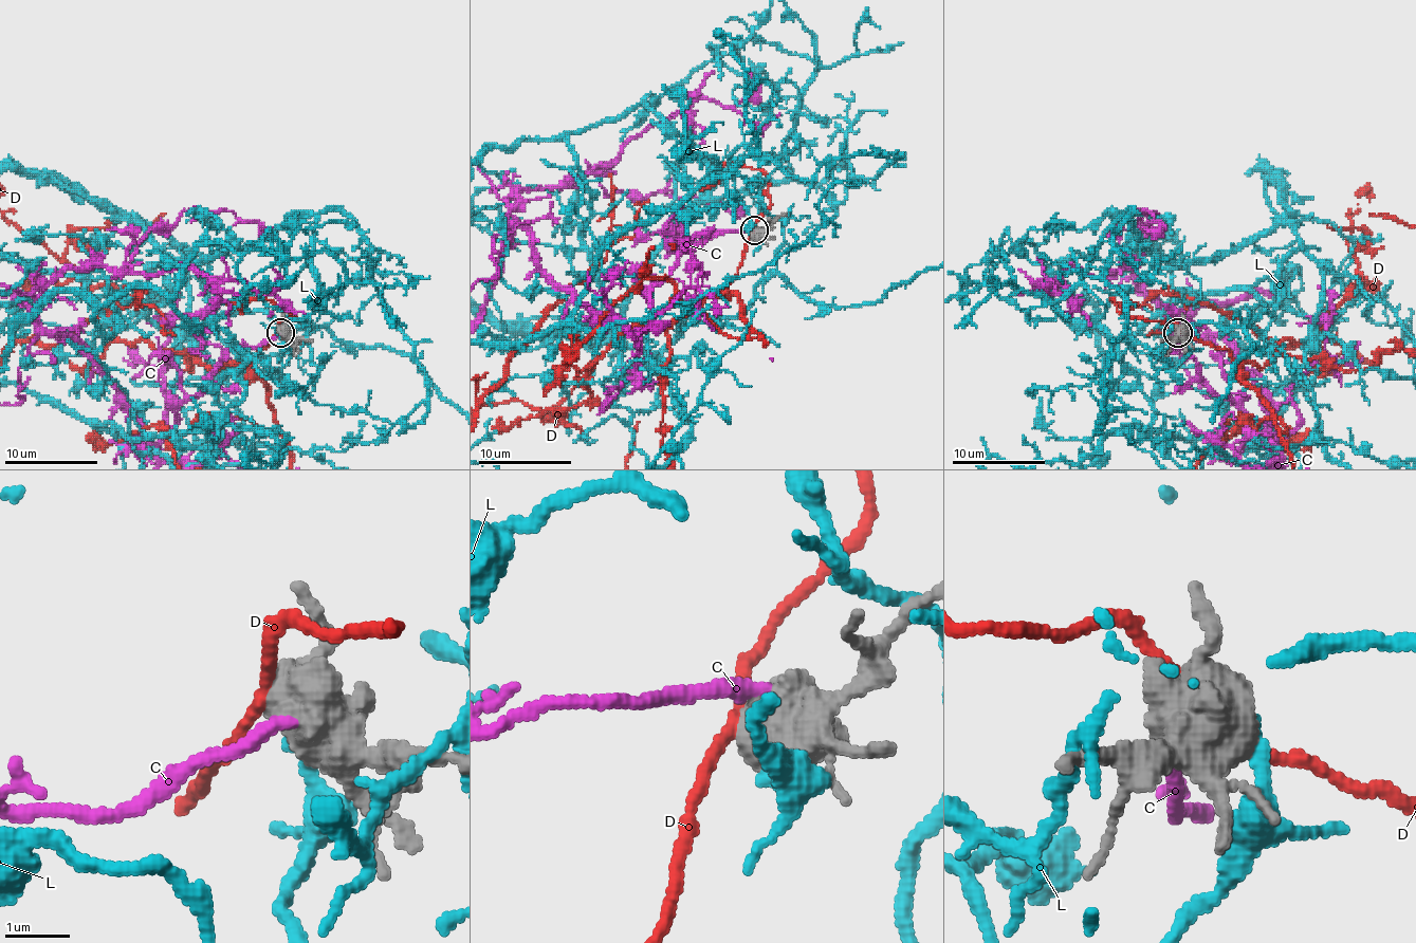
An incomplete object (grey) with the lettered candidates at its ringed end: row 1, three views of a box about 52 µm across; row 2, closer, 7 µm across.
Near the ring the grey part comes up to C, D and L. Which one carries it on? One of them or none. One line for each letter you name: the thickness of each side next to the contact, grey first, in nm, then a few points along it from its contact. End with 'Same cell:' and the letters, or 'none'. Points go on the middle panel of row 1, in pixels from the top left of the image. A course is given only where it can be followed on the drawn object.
C: 650 nm thick on the grey side, 240 nm on the other
Same cell: C

